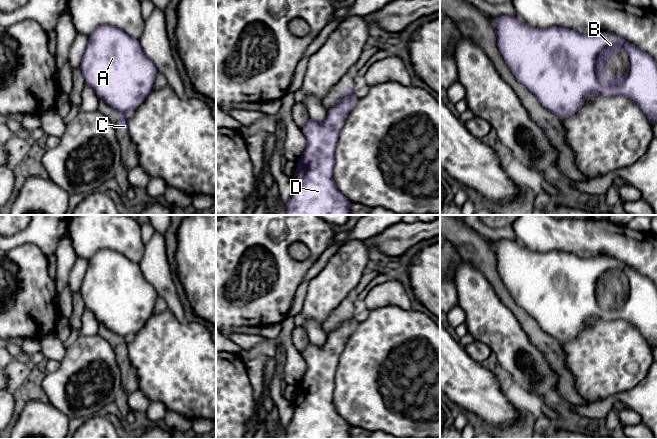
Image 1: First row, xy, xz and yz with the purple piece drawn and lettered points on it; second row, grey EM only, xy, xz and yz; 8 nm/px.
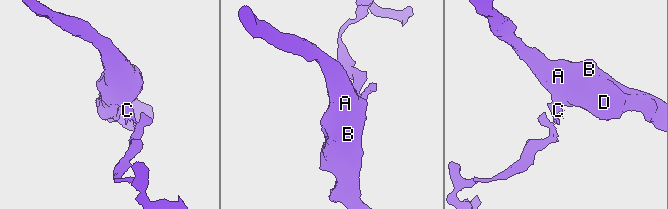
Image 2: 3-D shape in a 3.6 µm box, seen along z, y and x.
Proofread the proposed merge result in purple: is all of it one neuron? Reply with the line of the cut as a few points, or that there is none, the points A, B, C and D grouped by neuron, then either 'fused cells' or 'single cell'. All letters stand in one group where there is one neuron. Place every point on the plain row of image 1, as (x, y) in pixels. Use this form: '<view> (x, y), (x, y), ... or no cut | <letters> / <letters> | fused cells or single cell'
xz (349, 309), (351, 316), (341, 323) | A B D / C | fused cells

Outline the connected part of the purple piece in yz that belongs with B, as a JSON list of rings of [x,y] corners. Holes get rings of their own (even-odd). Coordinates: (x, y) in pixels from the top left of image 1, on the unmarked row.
[[[499,240],[490,242],[497,260],[498,273],[516,303],[527,311],[539,327],[559,342],[575,339],[585,329],[590,318],[601,320],[623,320],[636,327],[653,351],[657,347],[657,287],[646,276],[643,276],[622,261],[606,255],[594,258],[580,258],[573,253],[553,250],[546,253],[534,252],[518,240]],[[623,274],[628,281],[628,298],[620,300],[606,298],[605,286],[617,275]]]

